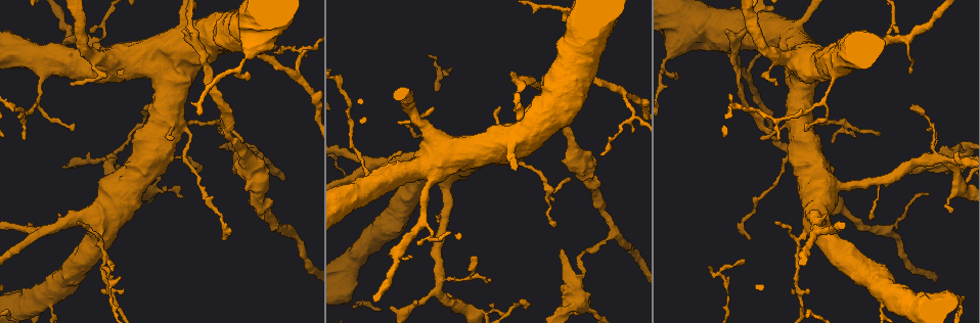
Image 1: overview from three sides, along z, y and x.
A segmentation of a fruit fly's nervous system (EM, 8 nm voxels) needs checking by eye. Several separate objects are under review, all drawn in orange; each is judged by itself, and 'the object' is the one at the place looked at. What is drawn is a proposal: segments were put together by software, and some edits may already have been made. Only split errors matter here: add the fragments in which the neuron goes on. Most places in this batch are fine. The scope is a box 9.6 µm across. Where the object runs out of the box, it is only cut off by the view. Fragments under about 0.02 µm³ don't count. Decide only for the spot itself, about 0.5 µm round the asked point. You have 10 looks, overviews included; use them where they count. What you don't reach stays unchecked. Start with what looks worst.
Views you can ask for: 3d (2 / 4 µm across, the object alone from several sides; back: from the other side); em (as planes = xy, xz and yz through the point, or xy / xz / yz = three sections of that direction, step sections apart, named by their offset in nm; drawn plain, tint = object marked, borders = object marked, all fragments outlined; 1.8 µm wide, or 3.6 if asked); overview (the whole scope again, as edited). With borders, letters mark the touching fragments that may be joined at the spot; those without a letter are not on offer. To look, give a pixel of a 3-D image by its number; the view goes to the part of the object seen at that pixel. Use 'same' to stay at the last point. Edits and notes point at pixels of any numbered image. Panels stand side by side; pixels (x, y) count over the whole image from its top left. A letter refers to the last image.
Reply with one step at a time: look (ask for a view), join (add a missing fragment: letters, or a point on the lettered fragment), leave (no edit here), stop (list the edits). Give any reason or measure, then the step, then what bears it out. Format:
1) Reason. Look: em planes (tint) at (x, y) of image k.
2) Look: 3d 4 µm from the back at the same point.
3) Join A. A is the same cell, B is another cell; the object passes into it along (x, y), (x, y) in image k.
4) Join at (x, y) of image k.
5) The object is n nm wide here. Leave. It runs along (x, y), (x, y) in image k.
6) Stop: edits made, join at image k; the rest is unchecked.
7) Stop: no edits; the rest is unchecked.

An open end. Look: 3d 2 µm at (562, 251) of image 1.

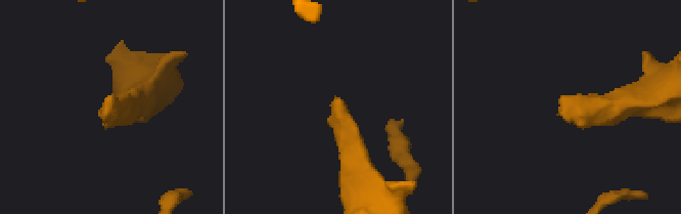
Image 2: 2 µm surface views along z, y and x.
Now the EM. Look: em yz step 8 (borders) at (113, 94) of image 2.

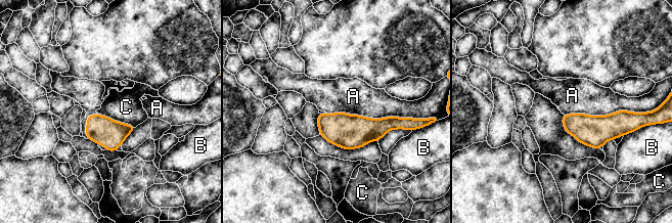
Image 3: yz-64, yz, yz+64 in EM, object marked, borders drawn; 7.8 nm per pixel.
The longest contact is with A, 650 nm. Leave. A, B and C are other cells; a border runs along (327, 113), (407, 118) in image 3; no lettered fragment goes on from it.

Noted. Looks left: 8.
An open end. Look: em xz step 8 (borders) at (513, 72) of image 1.

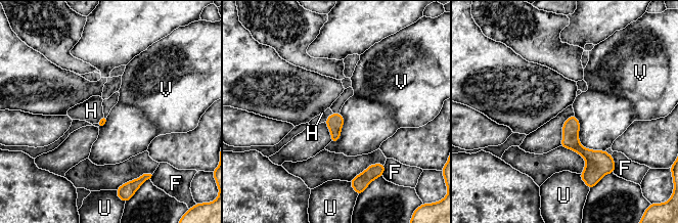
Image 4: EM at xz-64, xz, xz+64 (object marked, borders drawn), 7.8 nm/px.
Look: em planes (borders) at the same point.

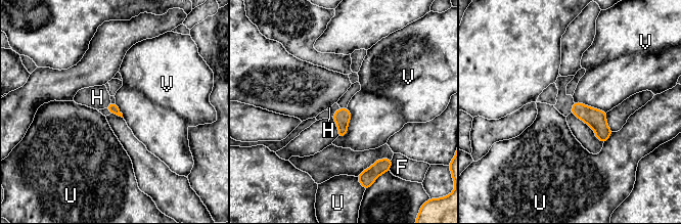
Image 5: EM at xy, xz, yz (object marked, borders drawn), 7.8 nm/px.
Join H. H is the same cell, F, U and V are other cells; the object passes into it along (112, 107), (108, 104), (97, 97) in image 5; it goes on there.

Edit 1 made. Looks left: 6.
Look: overview.

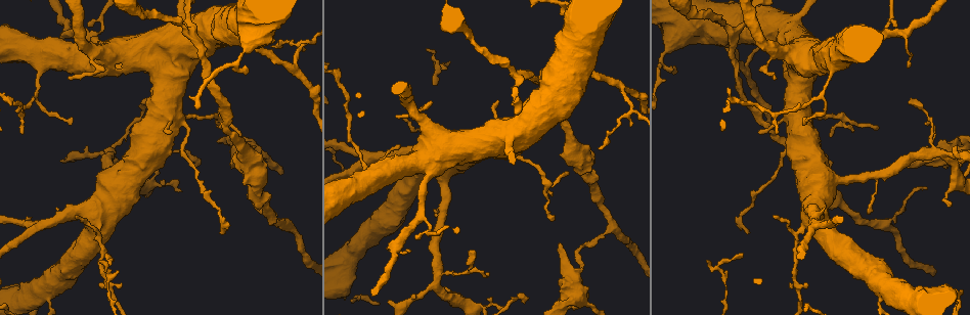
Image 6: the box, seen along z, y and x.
Look: 3d 4 µm at (87, 214) of image 6.

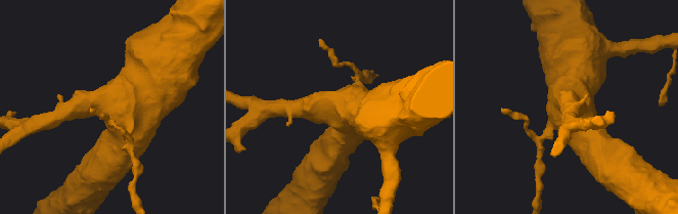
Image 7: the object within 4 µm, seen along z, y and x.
Shape alone is not enough. Look: em 3.6 µm planes (borders) at (111, 103) of image 7.

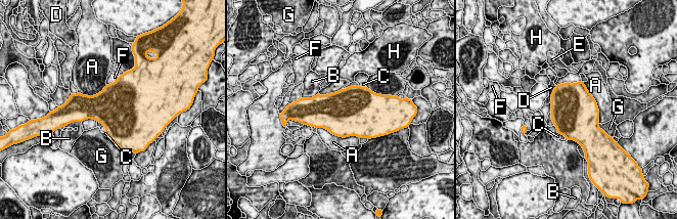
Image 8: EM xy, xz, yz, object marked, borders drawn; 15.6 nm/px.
The longest contact is with A, 700 nm. Leave. A, B, C, D, E, F, G and H are other cells; none of them fits.

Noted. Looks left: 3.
Sudden change in width. Look: 3d 4 µm at (184, 18) of image 6.

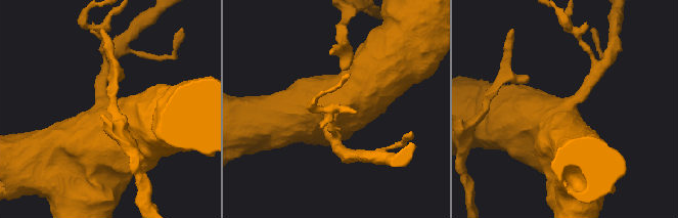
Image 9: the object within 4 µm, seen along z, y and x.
Shape alone is not enough. Look: em 3.6 µm xz step 4 (borders) at (104, 112) of image 9.

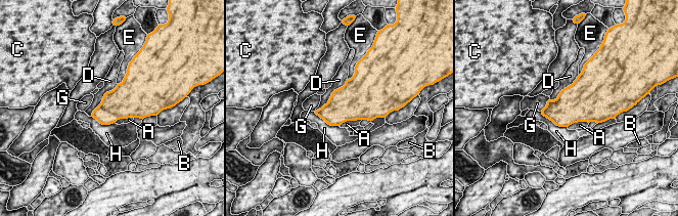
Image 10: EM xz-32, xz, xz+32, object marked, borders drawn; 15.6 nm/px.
Look: em 3.6 µm planes (borders) at the same point.

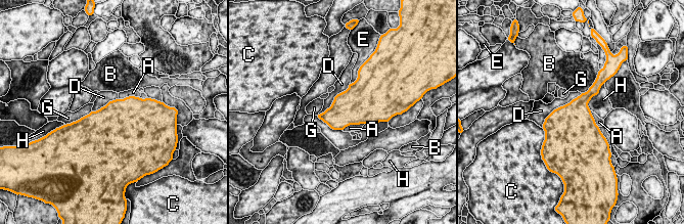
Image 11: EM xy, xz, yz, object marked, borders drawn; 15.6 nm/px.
The object is 550 nm wide here. Leave. A, B, C, D, E, G and H are other cells; a border runs along (582, 93), (556, 107), (542, 127) in image 11; no lettered fragment goes on from it.

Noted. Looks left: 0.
Stop: edits made, join at image 5; the rest is unchecked.

